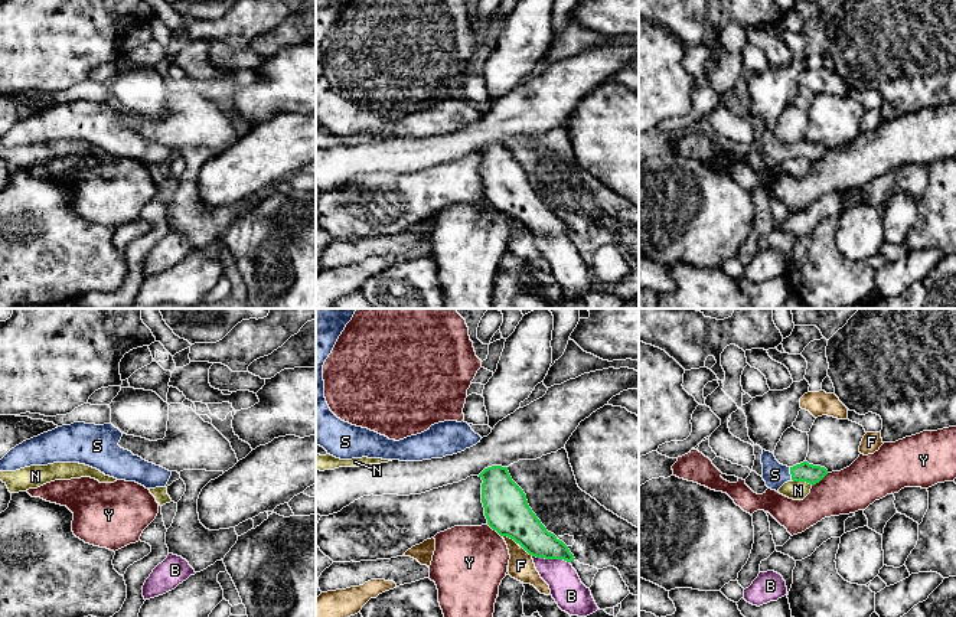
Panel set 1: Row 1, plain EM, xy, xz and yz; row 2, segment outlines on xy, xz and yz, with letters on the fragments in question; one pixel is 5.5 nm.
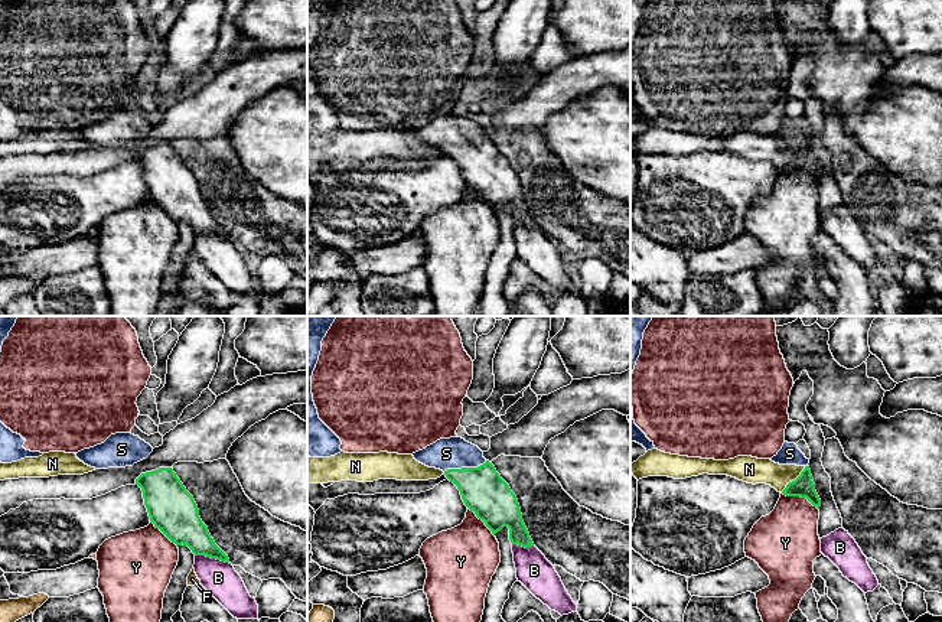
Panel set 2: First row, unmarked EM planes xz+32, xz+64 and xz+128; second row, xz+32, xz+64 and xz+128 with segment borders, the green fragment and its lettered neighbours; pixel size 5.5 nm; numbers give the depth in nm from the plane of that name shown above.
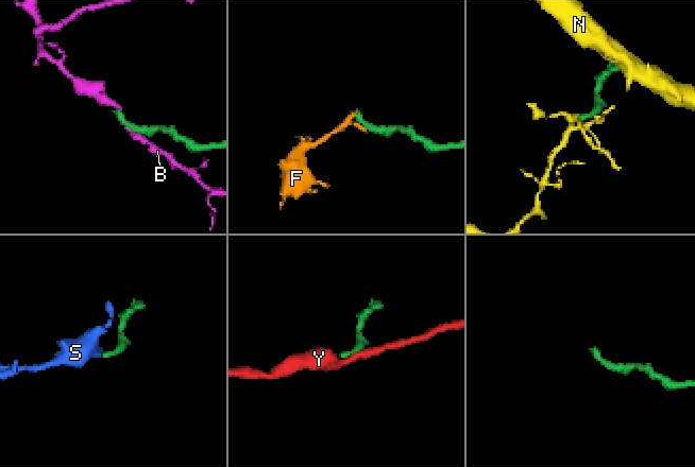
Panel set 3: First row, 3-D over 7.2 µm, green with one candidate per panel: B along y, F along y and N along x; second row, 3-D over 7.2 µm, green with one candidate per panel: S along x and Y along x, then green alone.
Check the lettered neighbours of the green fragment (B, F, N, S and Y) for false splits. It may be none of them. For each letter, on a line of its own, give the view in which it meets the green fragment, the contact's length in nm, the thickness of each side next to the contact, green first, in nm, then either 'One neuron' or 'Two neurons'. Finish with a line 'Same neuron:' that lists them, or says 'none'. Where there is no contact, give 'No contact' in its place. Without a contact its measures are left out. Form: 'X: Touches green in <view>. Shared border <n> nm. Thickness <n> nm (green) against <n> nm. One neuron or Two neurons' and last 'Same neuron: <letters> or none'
B: Touches green in xz. Shared border 220 nm. Thickness 190 nm (green) against 190 nm. Two neurons
F: Touches green in xz. Shared border 100 nm. Thickness 240 nm (green) against 140 nm. Two neurons
N: Touches green in yz. Shared border 120 nm. Thickness 110 nm (green) against 110 nm. Two neurons
S: Touches green in yz. Shared border 70 nm. Thickness 110 nm (green) against 140 nm. One neuron
Y: Touches green in yz. Shared border 120 nm. Thickness 110 nm (green) against 240 nm. Two neurons
Same neuron: S

